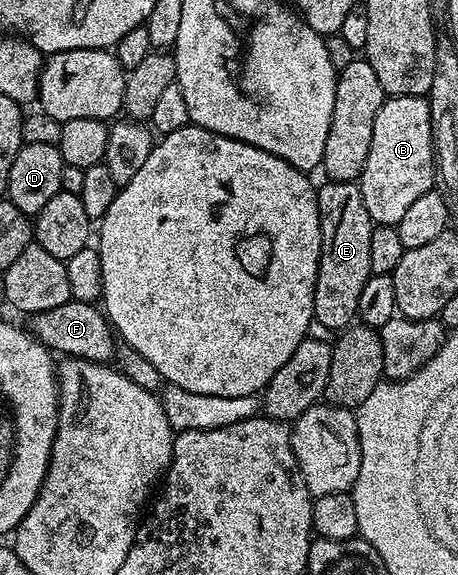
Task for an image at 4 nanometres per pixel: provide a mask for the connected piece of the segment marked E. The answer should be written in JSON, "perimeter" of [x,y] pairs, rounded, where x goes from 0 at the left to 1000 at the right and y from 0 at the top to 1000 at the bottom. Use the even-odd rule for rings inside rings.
{"perimeter":[[[716,315],[710,320],[707,327],[701,323],[690,334],[703,419],[699,421],[694,482],[686,496],[686,553],[723,572],[727,579],[742,579],[771,567],[779,553],[782,517],[790,517],[790,496],[799,496],[803,483],[814,478],[808,461],[808,405],[817,390],[808,370],[799,370],[784,317],[727,318]]]}

